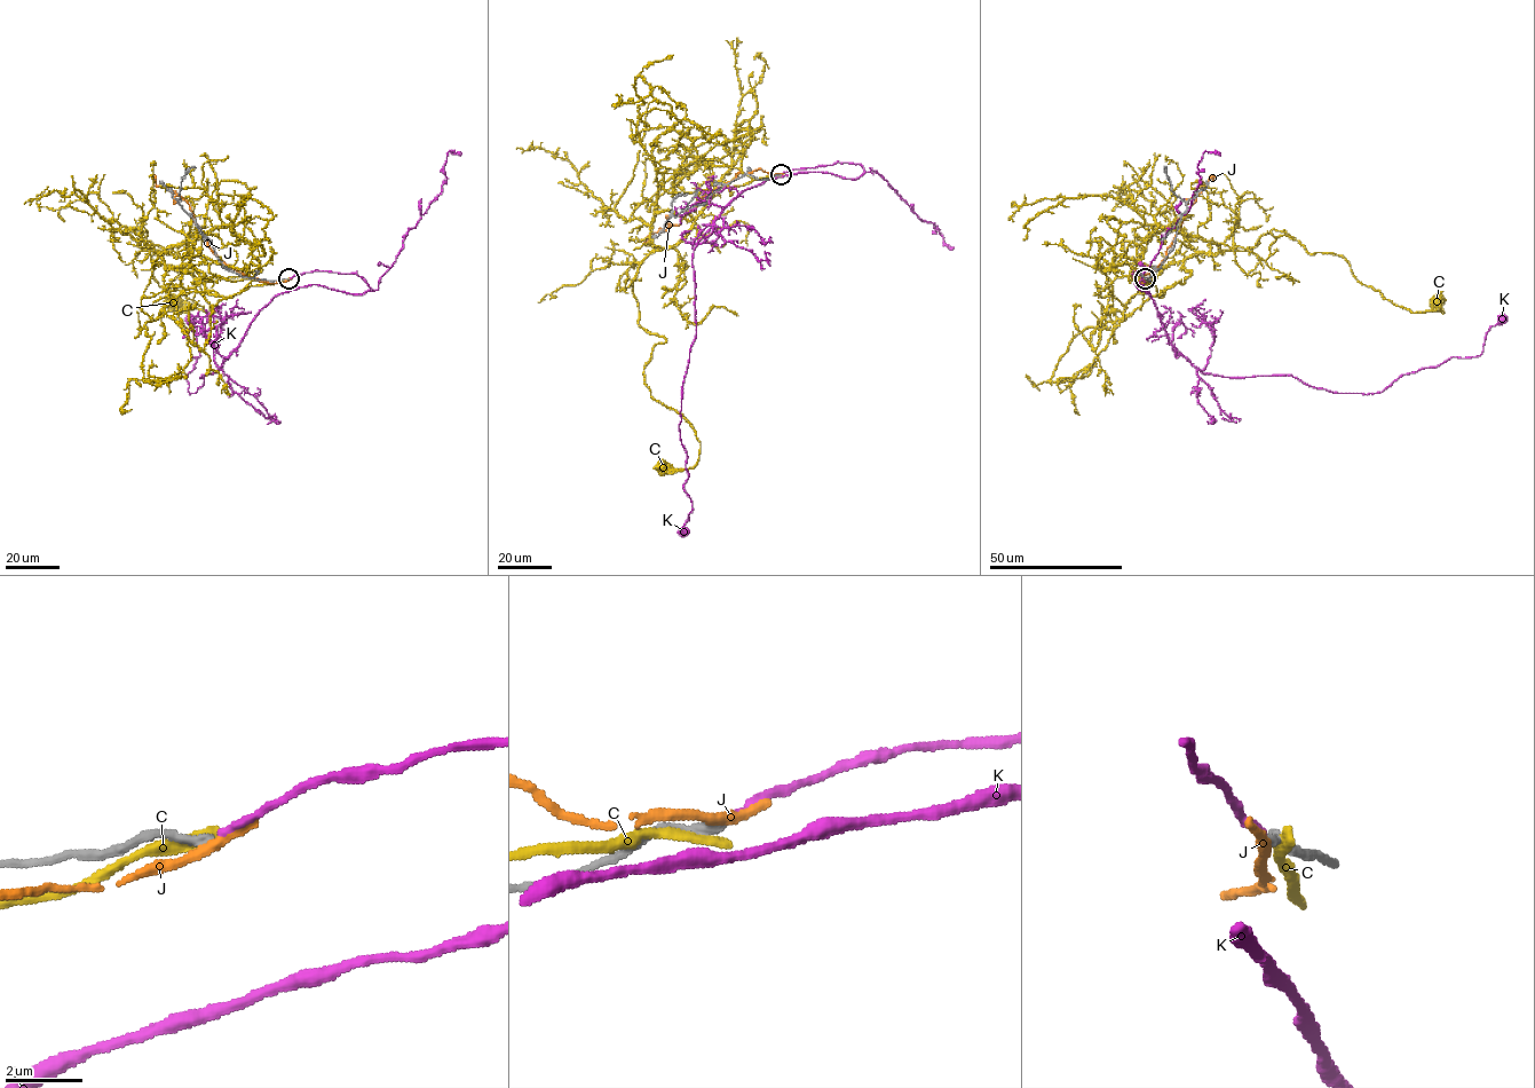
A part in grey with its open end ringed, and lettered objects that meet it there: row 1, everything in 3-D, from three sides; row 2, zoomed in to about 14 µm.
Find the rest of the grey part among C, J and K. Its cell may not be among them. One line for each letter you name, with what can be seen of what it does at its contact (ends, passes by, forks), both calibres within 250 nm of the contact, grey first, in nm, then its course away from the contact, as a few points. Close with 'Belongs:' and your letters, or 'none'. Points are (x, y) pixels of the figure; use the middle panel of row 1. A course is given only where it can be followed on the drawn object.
K: It ends there. Thickness 240 nm (grey) against 200 nm. Its course: (781, 174), (838, 162), (863, 170), (769, 178), (699, 239), (679, 424), (693, 507), (682, 530)
Belongs: K

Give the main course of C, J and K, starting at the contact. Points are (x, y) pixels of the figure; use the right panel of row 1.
C: (1146, 280), (1158, 297), (1191, 274), (1187, 259), (1247, 251), (1275, 229), (1343, 257), (1394, 305), (1439, 301)
J: (1146, 280), (1146, 283), (1139, 282), (1165, 257), (1195, 195), (1213, 174)
K: (1145, 278), (1132, 273), (1202, 372), (1291, 375), (1340, 393), (1478, 356), (1501, 321)

